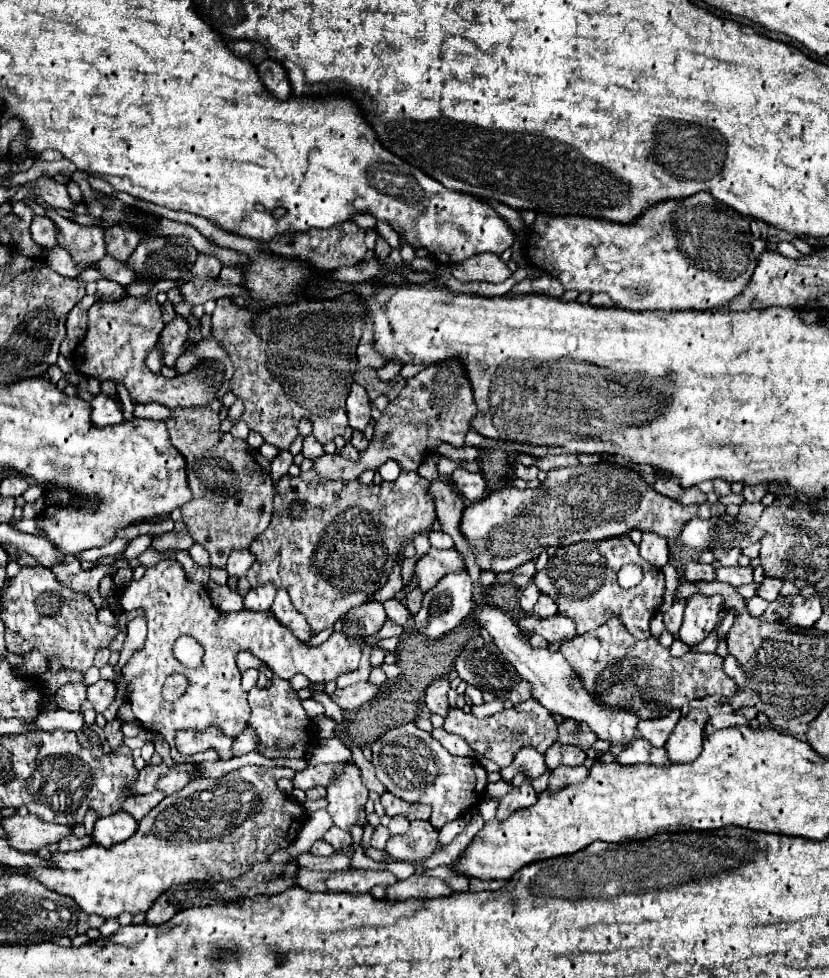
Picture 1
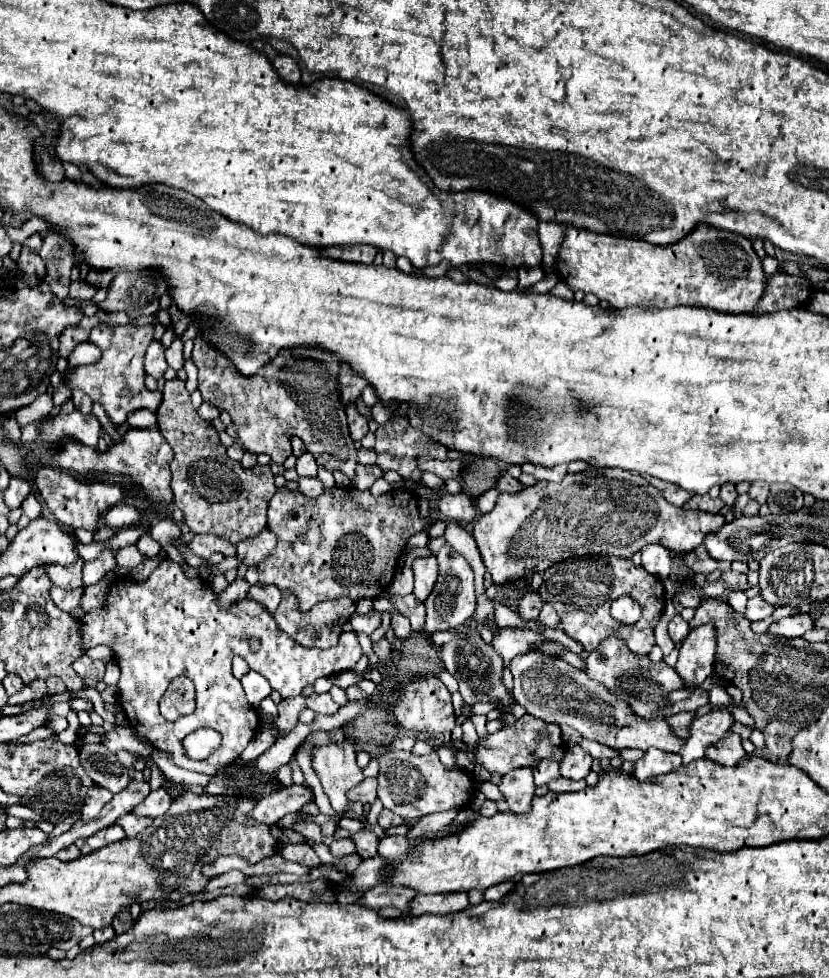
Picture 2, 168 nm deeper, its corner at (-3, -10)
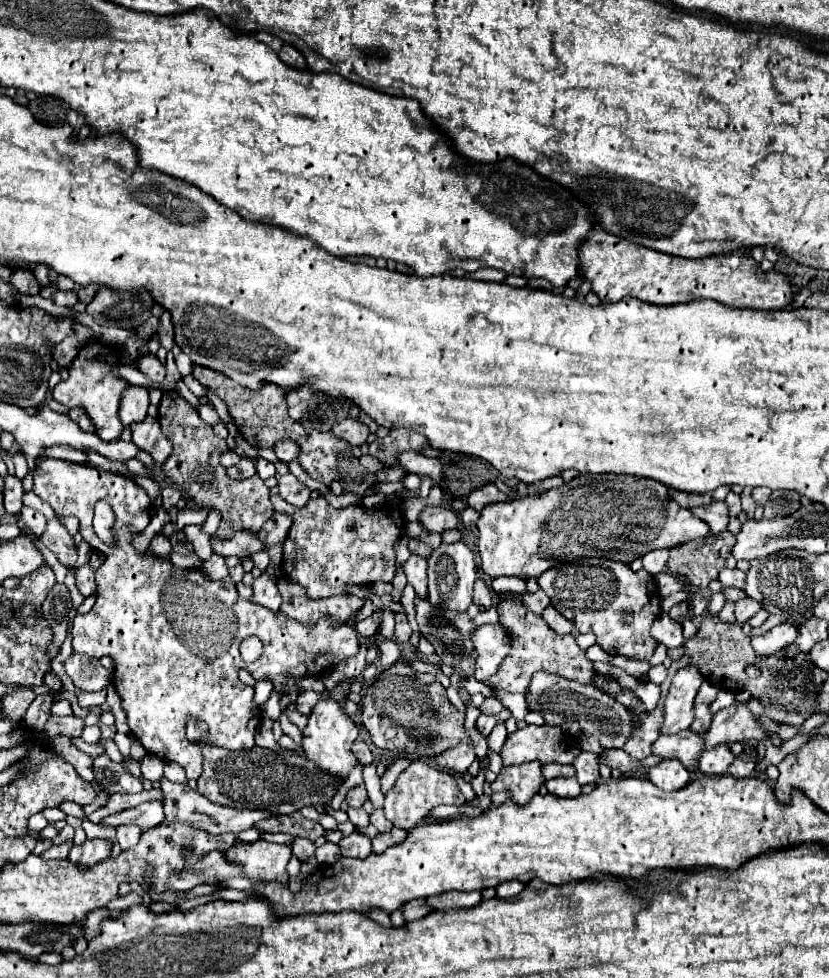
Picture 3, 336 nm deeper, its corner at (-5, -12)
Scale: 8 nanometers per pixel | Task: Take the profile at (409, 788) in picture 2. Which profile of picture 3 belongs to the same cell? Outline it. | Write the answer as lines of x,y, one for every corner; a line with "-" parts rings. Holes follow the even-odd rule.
413,760
411,766
399,774
393,788
385,794
383,810
385,810
387,820
393,826
403,828
403,830
411,830
417,824
421,824
423,818
439,804
461,806
461,804
465,804
465,796
459,792
459,788
455,786
455,780
451,778
449,772
439,770
435,764
431,764
427,760

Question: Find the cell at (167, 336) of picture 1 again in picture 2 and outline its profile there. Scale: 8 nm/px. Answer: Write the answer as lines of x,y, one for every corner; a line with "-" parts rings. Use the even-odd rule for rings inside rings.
153,340
151,346
145,352
145,372
149,376
153,376
155,380
159,380
167,370
167,362
165,362
165,348
161,346
161,342

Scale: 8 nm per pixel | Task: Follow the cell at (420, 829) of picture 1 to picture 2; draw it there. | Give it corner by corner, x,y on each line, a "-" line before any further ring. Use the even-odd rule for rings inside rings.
385,836
379,840
379,846
377,846
377,852
387,860
387,862
397,862
407,858
411,846
407,842
405,836

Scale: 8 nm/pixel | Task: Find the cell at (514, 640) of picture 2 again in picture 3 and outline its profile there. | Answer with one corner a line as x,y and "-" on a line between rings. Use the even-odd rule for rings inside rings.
485,624
477,628
477,632
473,634
473,646
477,652
475,678
483,682
497,672
497,668
509,654
509,648
511,648
509,632
505,632
501,624
-
487,632
489,632
489,638
487,638

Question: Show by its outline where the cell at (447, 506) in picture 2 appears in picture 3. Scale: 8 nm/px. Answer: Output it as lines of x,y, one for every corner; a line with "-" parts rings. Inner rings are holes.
427,506
421,514
419,520
423,522
425,530
429,532
439,532
443,534
445,530
451,530
457,526
459,518
451,508
443,508
443,506

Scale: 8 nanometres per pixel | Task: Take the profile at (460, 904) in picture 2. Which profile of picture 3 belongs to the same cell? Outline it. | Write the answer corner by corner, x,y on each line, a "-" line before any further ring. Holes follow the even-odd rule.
443,892
437,896
429,896
427,904
433,910
447,910
447,908
473,908
481,902
481,892

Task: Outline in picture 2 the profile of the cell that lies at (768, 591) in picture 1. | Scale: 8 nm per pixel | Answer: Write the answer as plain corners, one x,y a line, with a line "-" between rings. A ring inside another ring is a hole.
755,596
755,598
749,598
743,616
745,616
749,622
757,622
757,620
763,620
763,618
771,616
773,610
775,610
775,608
773,608
771,604
767,604
767,602
763,602
763,598

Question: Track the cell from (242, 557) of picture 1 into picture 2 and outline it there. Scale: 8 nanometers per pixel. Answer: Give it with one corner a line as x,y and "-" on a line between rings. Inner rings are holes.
265,528
255,538
247,538
237,544
237,558
241,558
245,566
257,566
267,554
271,554
275,544
277,544
277,534

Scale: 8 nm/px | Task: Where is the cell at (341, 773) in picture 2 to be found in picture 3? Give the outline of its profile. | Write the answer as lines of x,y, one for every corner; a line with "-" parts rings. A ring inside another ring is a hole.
325,700
319,702
311,716
309,716
309,724
303,730
303,750
307,754
307,758
311,762
315,762
315,766
323,772
327,772
329,776
337,778
339,782
345,782
349,772
359,764
355,754
351,752
353,742
357,740
357,726
355,722
343,712
343,708
335,702
335,700

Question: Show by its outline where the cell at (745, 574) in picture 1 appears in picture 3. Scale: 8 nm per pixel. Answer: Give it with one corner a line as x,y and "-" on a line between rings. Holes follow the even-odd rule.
723,568
719,572
719,580
723,586
733,586
733,588
743,588
745,586
745,572
741,570
729,570
729,568

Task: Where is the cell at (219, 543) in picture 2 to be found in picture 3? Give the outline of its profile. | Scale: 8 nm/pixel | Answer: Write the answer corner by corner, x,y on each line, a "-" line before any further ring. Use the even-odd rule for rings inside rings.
237,532
235,536
233,535
231,538
227,538
227,540
221,540
217,544
217,554
221,554
221,556
239,556
239,558
245,558
249,554
262,550
267,550
267,548
258,539
257,534
251,532

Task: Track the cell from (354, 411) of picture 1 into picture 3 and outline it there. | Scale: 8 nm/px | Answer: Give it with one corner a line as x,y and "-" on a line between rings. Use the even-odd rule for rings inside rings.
349,416
349,418
345,418
333,426
333,434
349,440
351,446
361,446
369,436
369,428
363,422

